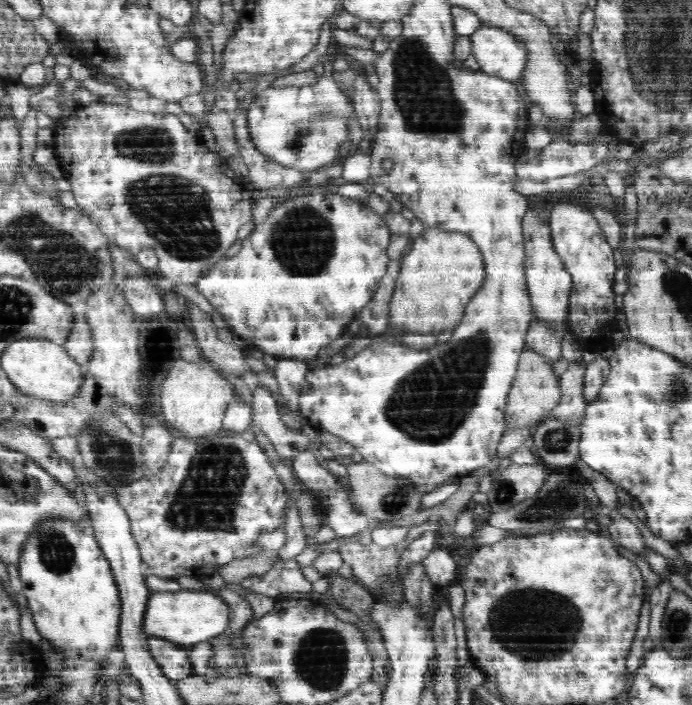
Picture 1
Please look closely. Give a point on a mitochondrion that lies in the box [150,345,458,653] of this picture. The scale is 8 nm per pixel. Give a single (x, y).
(206, 500)

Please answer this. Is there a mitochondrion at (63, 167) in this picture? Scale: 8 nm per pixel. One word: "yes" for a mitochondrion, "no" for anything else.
no

